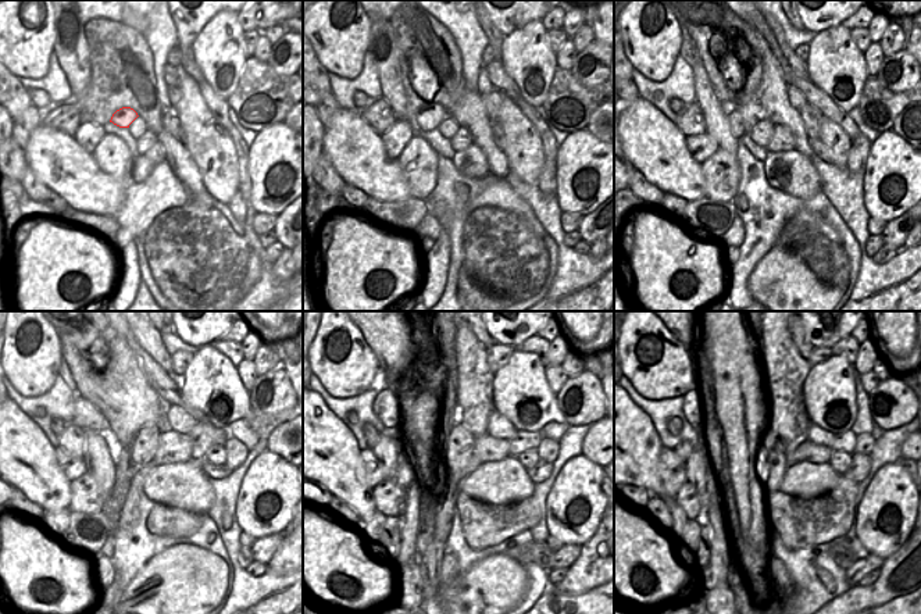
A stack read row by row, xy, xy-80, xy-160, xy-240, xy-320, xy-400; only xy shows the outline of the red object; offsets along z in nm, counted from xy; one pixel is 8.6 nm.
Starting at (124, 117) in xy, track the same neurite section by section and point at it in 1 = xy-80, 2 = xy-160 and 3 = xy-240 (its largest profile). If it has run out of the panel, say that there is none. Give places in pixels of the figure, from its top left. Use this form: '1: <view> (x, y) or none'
1: xy-80 (429, 117)
2: xy-160 (729, 109)
3: xy-240 (86, 416)

